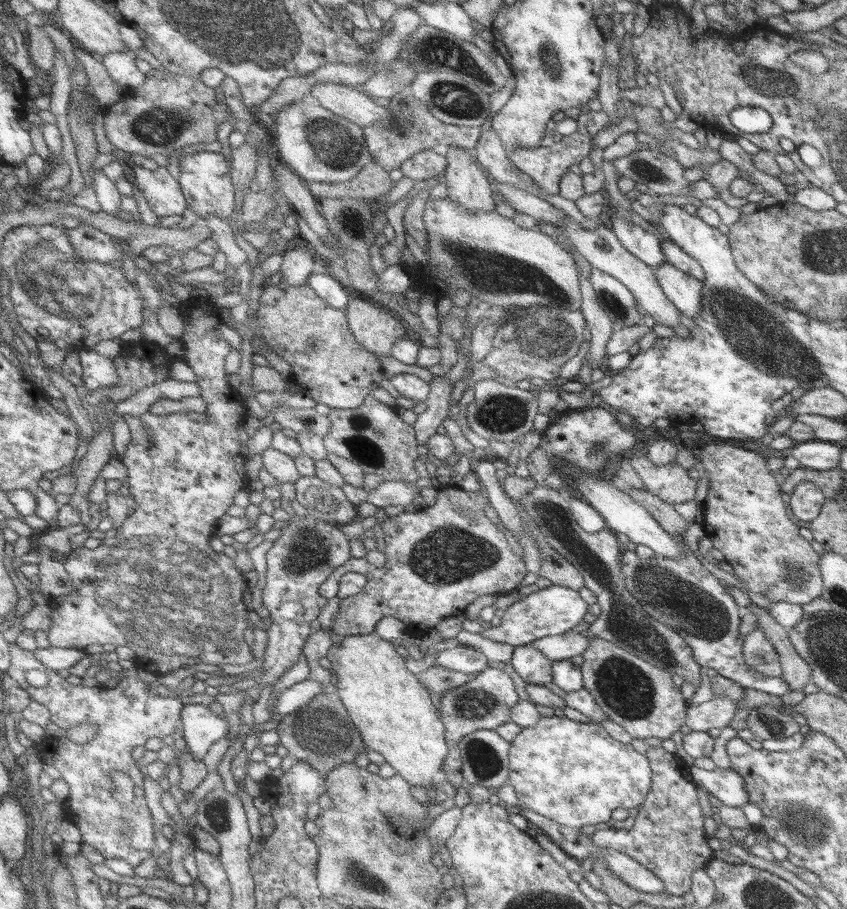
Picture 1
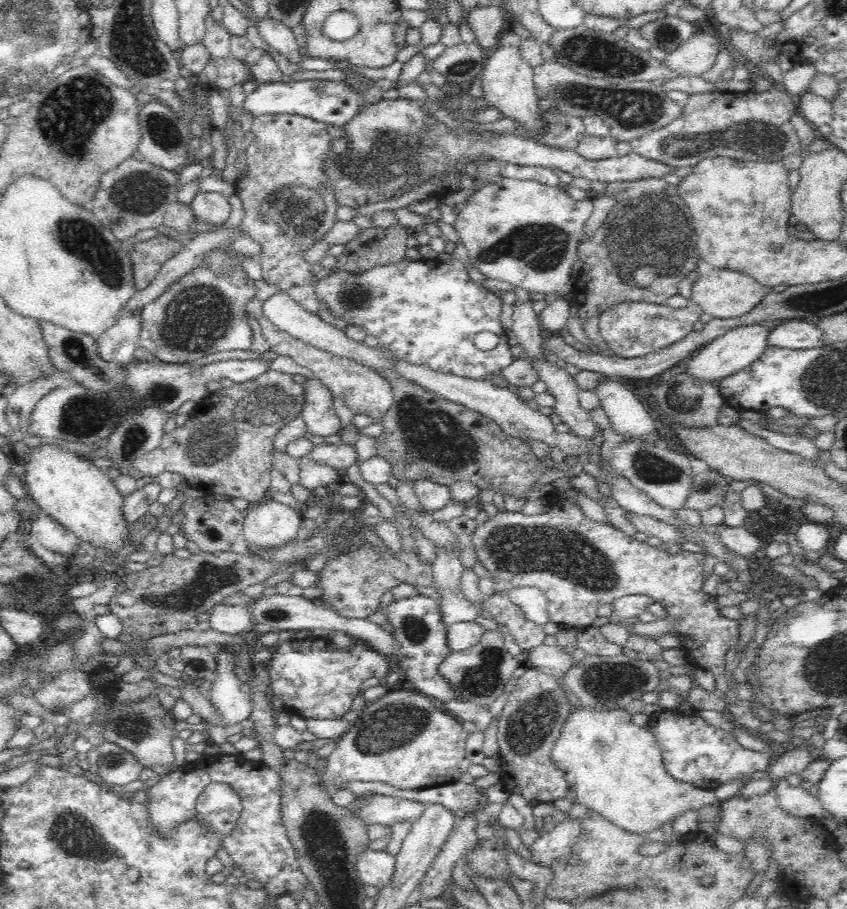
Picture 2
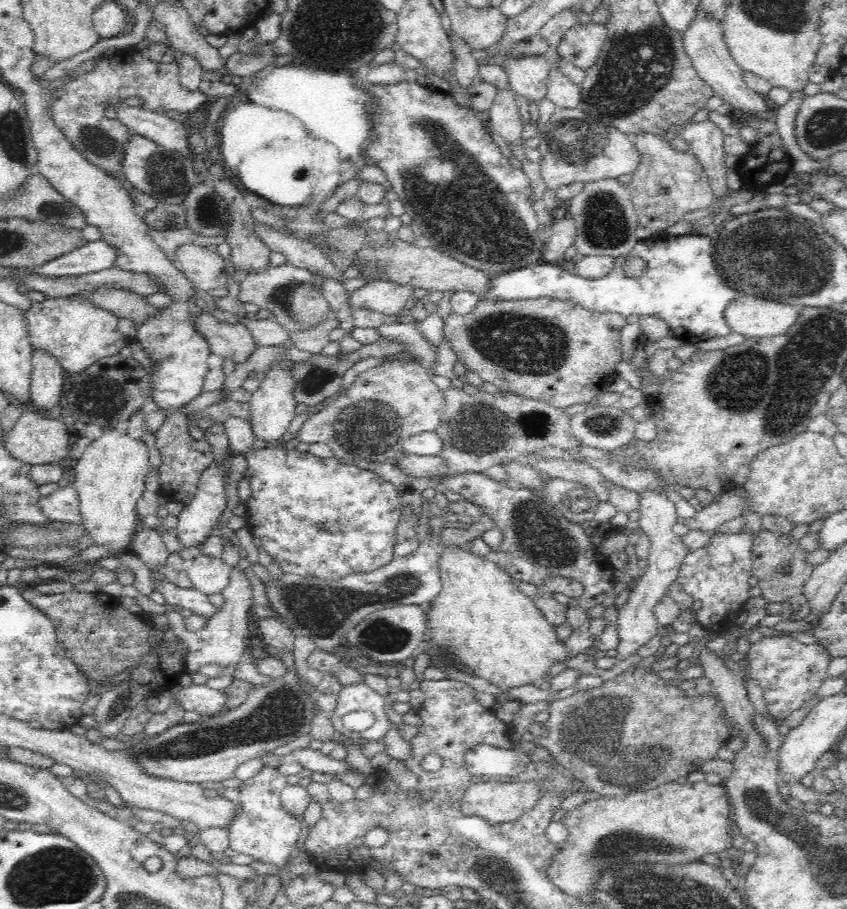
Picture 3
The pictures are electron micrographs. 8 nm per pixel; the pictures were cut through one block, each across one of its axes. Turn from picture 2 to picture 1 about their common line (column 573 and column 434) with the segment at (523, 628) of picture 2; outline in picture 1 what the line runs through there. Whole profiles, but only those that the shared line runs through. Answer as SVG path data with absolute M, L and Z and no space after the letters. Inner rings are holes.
M443 486L432 506L420 510L406 509L403 513L389 517L380 524L384 533L387 563L379 568L366 559L351 558L340 566L322 585L321 593L328 599L339 592L341 578L349 572L359 572L367 577L367 586L355 596L347 596L341 601L340 611L332 630L337 635L363 636L376 633L375 628L385 616L401 620L413 632L425 632L443 623L447 618L464 612L471 600L481 594L501 595L516 588L515 584L525 576L523 562L511 552L501 532L485 518L483 506L487 504L480 491L465 491L457 486Z

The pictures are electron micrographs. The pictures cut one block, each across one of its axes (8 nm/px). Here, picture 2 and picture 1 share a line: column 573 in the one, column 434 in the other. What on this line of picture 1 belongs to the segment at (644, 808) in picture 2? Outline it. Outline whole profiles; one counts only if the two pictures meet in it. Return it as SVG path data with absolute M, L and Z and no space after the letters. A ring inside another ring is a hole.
M376 633L345 637L342 642L334 644L326 658L338 678L337 694L349 710L351 720L359 728L367 748L382 755L396 774L403 776L411 785L422 786L432 795L434 783L442 778L442 767L450 753L450 747L446 740L445 724L419 675L409 672L405 666L405 658L397 654L392 642Z

